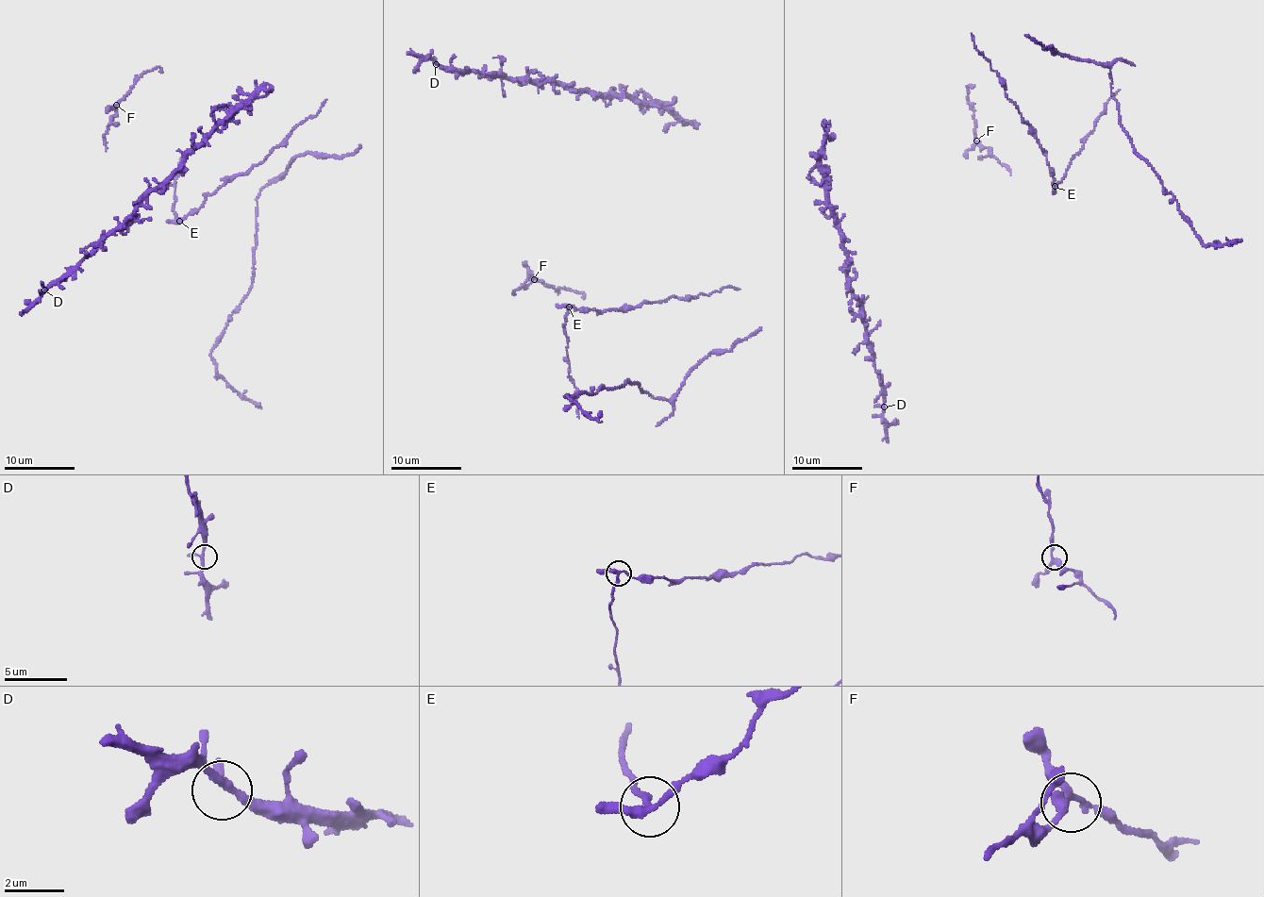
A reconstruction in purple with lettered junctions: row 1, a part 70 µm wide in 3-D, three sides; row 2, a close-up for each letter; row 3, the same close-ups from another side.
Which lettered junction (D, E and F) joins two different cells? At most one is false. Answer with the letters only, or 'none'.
E

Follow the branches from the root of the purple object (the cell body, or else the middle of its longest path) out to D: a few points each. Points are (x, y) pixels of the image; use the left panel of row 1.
D: (272, 89), (229, 113), (147, 194), (124, 224), (109, 231), (75, 266), (44, 290)

